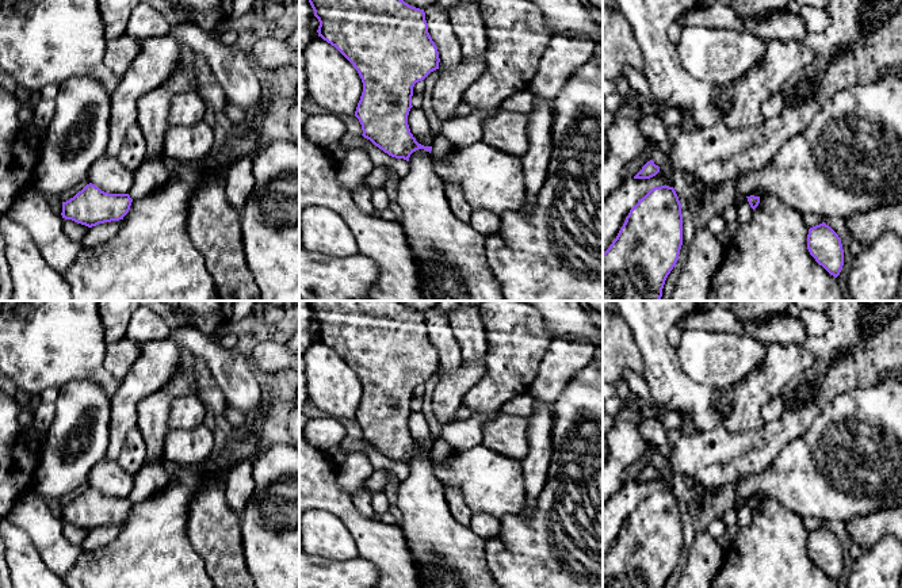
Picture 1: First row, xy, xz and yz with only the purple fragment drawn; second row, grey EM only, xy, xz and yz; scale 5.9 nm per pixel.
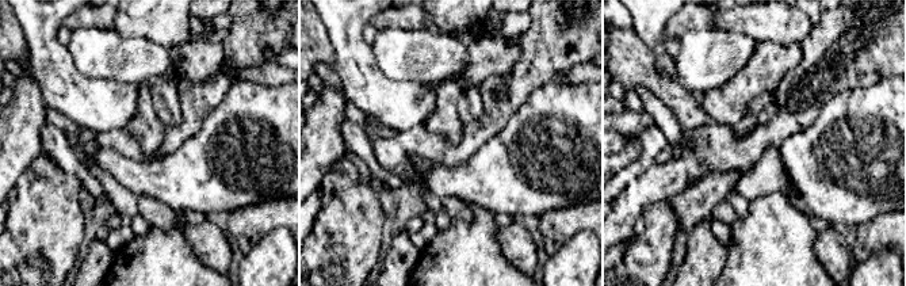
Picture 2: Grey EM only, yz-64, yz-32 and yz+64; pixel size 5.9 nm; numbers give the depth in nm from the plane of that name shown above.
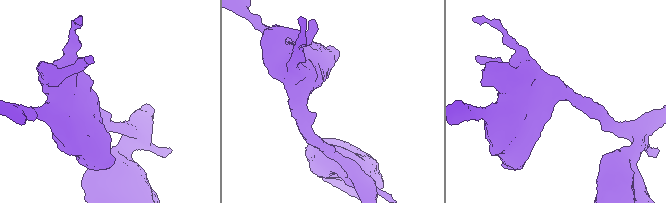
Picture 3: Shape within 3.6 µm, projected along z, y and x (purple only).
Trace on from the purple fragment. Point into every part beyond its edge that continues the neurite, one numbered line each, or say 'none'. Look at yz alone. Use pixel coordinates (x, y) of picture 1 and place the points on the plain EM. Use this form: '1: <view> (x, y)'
none

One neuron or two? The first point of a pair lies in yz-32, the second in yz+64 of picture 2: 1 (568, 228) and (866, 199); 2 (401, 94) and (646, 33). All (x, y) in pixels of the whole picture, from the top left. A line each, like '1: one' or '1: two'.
1: two
2: one

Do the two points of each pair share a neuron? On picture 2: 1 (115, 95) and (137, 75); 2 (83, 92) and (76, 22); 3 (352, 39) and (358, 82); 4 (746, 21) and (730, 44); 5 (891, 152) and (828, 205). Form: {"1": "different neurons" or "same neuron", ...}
{"1": "different neurons", "2": "different neurons", "3": "same neuron", "4": "different neurons", "5": "same neuron"}

